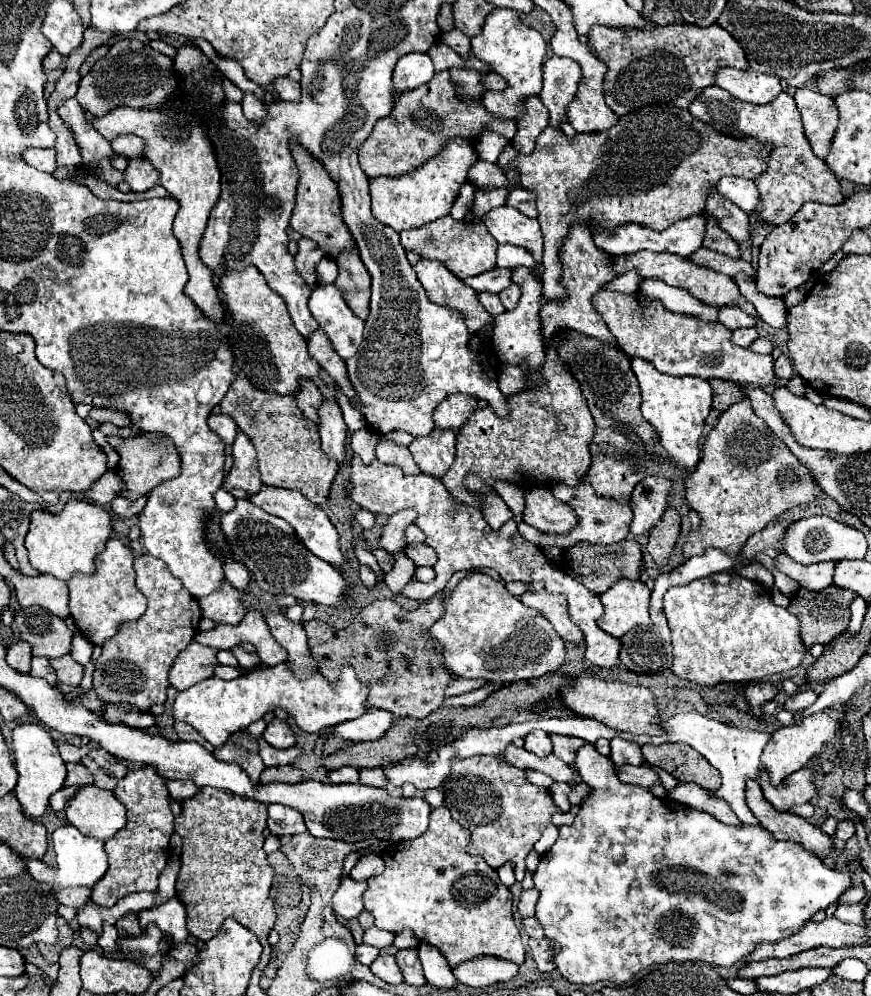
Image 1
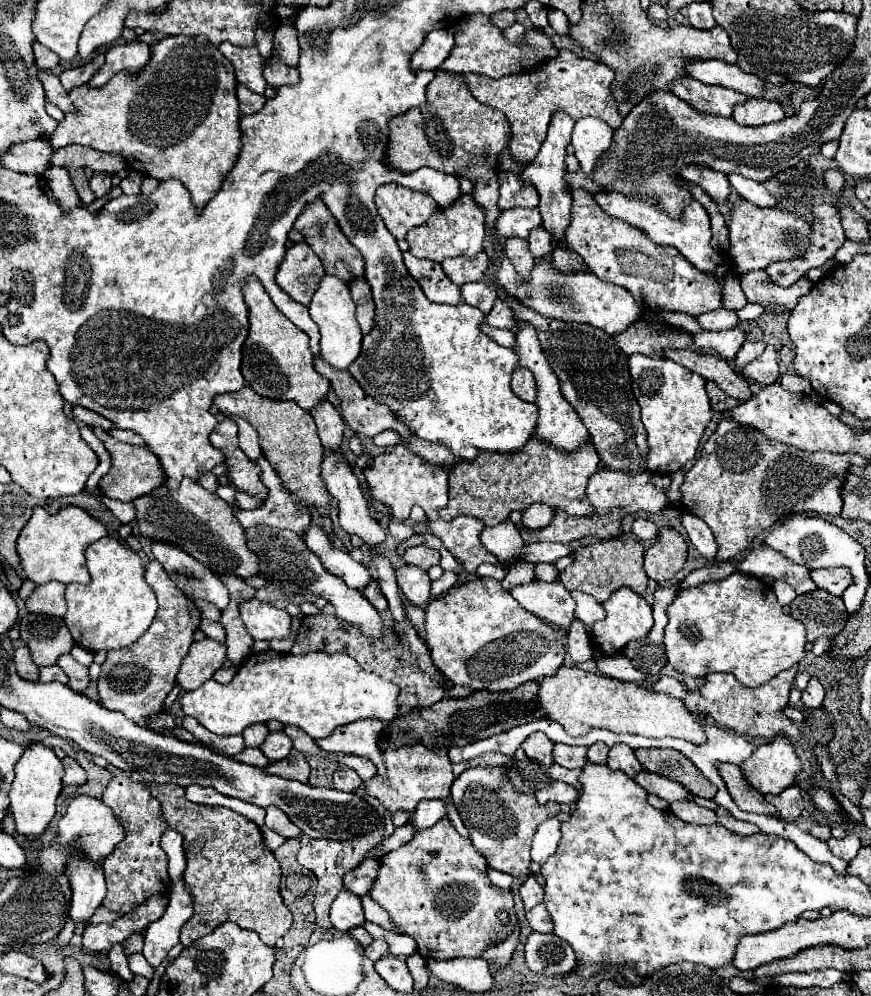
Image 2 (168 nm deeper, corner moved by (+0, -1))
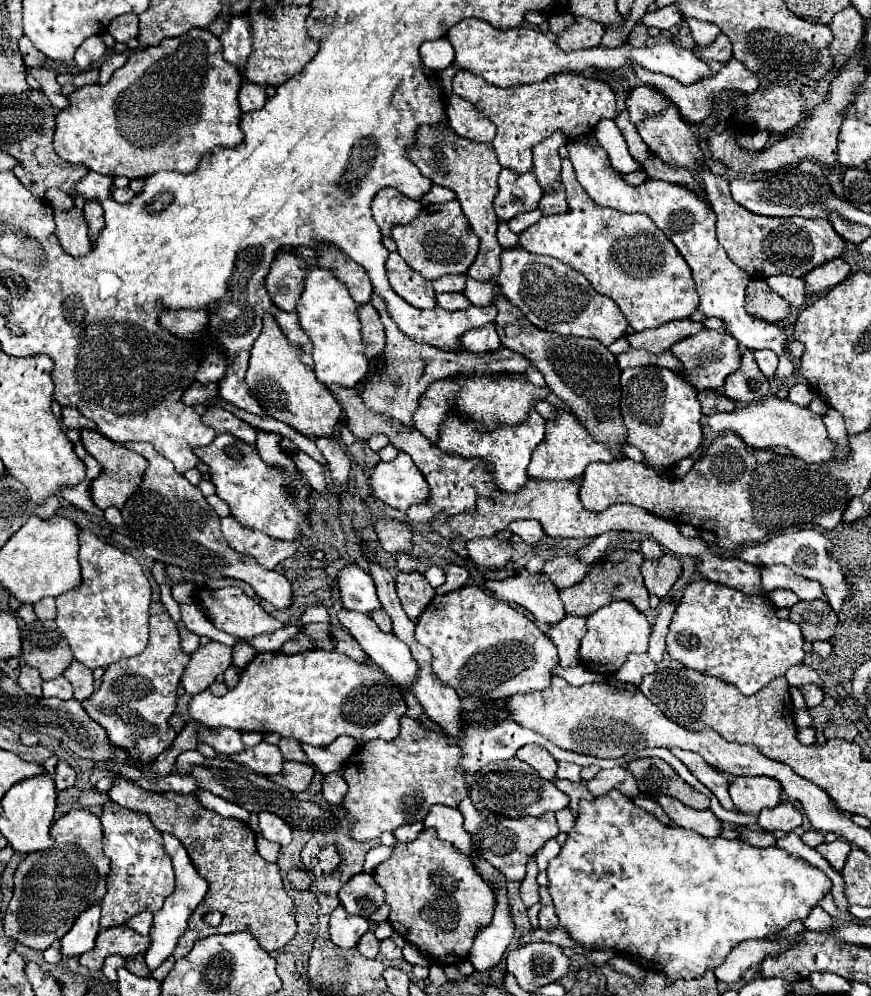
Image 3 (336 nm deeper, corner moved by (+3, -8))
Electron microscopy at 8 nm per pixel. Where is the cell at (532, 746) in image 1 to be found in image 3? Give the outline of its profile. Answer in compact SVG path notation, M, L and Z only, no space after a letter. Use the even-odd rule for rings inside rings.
M528 744L528 746L520 748L516 756L518 756L522 762L530 764L530 766L538 772L540 778L544 778L544 780L554 780L554 776L556 776L556 766L558 766L558 764L556 764L556 760L548 754L548 750L540 748L540 746L536 746L536 744Z

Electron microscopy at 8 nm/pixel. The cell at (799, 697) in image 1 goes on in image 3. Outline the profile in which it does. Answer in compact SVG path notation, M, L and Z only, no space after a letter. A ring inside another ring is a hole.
M804 684L804 686L800 686L800 690L802 690L804 698L806 698L806 706L808 708L814 708L814 706L818 706L822 702L822 688L820 686Z

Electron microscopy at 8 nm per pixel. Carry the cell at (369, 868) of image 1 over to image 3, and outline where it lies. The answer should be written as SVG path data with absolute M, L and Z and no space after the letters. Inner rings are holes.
M356 874L352 876L338 892L340 904L348 914L362 916L370 922L386 922L390 908L384 902L384 890L374 882L372 874Z

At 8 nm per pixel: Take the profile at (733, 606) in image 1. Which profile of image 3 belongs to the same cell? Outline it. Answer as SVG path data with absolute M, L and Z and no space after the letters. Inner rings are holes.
M696 580L690 582L672 616L666 636L668 654L686 668L716 676L736 686L744 696L762 690L770 680L804 660L804 638L790 620L780 620L776 608L762 594L744 594L724 584Z

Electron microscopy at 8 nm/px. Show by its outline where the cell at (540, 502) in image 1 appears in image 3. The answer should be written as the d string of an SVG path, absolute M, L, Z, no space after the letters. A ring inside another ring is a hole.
M516 520L508 526L508 530L512 534L518 534L528 544L536 544L544 536L544 530L536 520Z

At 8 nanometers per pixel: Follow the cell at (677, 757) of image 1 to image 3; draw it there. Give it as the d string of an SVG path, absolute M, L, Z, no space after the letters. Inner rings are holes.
M658 758L632 760L628 764L628 770L638 780L640 792L646 792L650 796L666 794L694 810L706 810L710 804L710 800L704 794L696 792L690 784L682 782L682 778L666 762Z

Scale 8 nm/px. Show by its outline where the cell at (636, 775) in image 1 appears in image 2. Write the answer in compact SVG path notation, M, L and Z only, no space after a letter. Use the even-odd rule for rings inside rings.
M641 771L633 777L647 793L653 793L665 801L677 801L677 799L689 799L689 791L681 787L679 783L665 779L663 775L653 775L651 771Z

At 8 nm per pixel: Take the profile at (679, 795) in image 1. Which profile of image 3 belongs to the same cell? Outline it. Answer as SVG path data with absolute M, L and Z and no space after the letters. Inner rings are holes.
M738 828L742 832L742 840L746 840L752 846L758 848L768 848L768 846L776 846L776 838L770 832L762 832L762 830L746 830L746 828Z

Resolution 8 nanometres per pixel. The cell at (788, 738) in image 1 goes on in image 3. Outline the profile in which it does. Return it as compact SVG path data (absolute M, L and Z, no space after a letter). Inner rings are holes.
M736 776L730 784L730 796L738 812L760 814L764 808L774 808L782 800L782 788L774 778Z

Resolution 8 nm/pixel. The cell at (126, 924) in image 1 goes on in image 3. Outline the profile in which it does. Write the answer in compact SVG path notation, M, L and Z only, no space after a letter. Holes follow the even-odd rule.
M142 954L128 958L128 966L126 966L126 968L128 968L132 974L142 976L142 978L146 978L146 976L150 974L150 970L148 970L148 966L146 966L146 962L144 962L144 956L142 956Z

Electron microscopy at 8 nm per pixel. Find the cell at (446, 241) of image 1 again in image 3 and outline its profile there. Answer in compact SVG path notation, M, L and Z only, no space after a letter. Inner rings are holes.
M466 274L442 276L432 282L432 288L436 292L464 292L464 282L466 282Z

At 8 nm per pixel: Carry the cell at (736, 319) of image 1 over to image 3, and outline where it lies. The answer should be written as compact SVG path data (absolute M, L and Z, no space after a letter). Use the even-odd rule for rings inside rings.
M684 318L684 320L674 320L668 324L662 324L654 330L632 332L626 336L626 340L628 340L630 348L648 350L652 354L662 354L680 338L688 338L692 334L698 334L700 330L704 330L702 322L692 322L690 318Z

